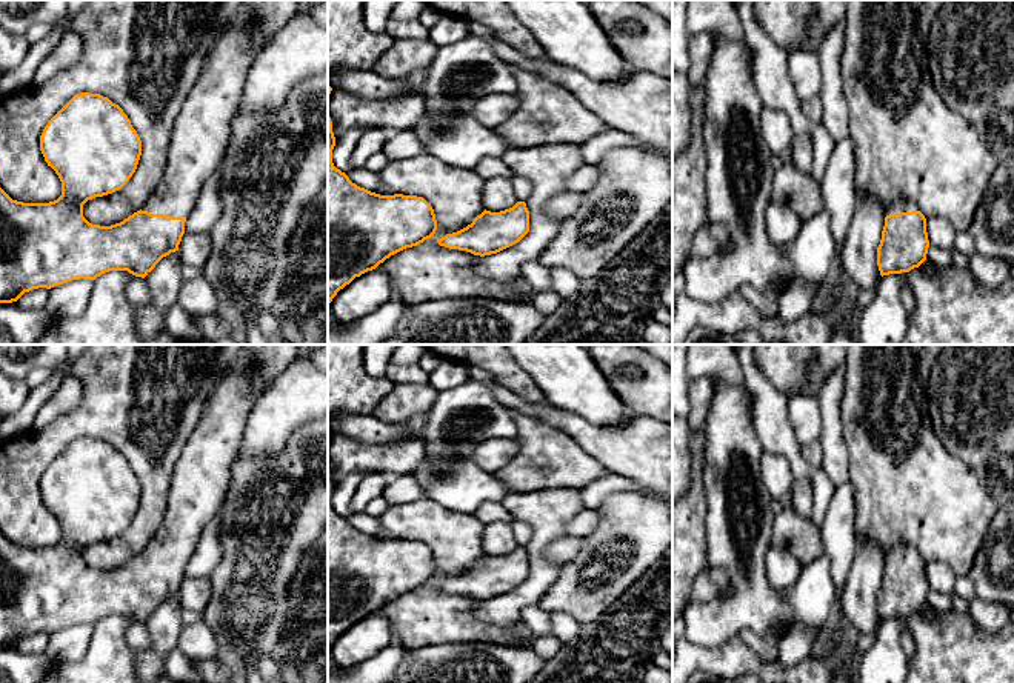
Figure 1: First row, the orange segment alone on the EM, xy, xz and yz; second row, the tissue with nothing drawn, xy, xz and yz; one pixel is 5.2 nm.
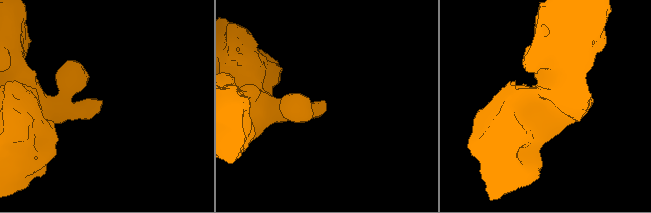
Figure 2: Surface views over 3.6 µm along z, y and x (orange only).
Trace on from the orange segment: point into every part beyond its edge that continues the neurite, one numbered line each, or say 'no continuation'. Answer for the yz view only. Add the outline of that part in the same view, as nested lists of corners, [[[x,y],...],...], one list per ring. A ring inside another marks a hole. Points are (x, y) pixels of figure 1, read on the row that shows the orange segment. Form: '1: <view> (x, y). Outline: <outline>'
1: yz (897, 206). Outline: [[[897,200],[886,208],[885,215],[899,214],[899,212],[911,212],[911,211],[919,211],[916,203],[911,203],[906,200]]]

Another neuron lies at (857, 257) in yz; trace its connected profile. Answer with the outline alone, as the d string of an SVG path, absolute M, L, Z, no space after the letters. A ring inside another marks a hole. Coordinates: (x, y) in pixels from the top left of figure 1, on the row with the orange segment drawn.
M874 195L856 202L845 243L839 251L837 266L859 291L872 289L880 282L877 248L885 226L885 211Z

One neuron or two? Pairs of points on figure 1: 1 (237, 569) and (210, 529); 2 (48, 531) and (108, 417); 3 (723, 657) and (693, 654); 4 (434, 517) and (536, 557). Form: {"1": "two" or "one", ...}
{"1": "two", "2": "one", "3": "one", "4": "two"}

